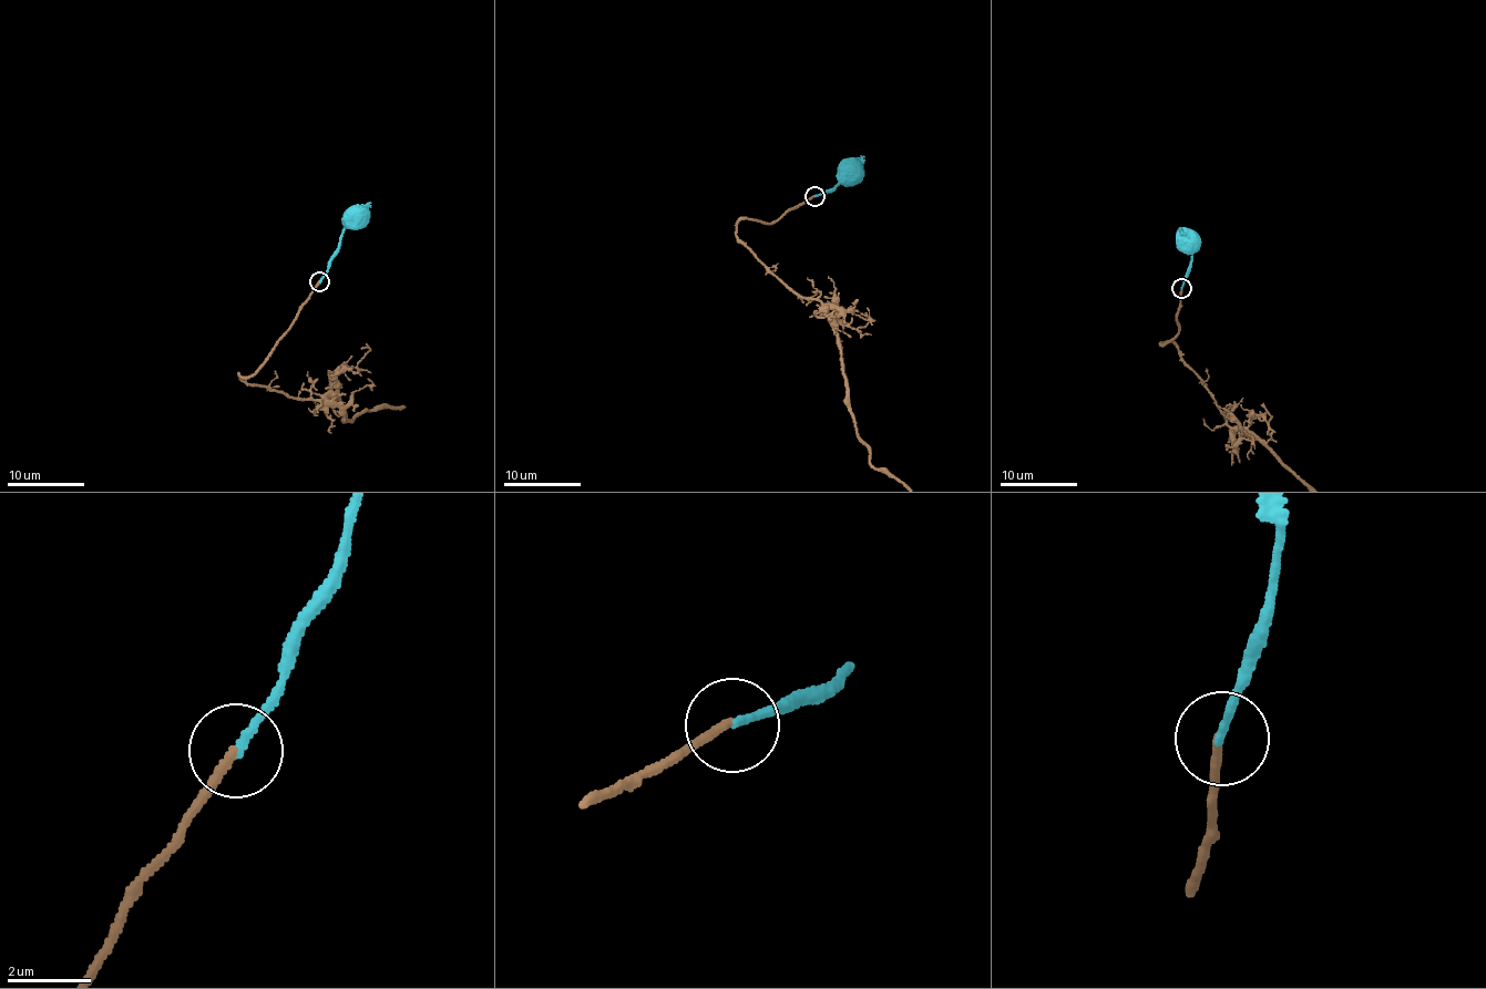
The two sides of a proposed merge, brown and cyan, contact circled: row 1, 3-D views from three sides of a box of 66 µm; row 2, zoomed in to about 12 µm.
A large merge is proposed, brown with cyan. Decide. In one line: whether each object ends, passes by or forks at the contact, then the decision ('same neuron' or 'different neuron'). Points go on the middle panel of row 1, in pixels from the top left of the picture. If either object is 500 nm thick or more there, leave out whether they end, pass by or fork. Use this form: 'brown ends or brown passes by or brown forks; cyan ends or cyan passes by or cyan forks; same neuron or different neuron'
brown ends; cyan ends; same neuron

